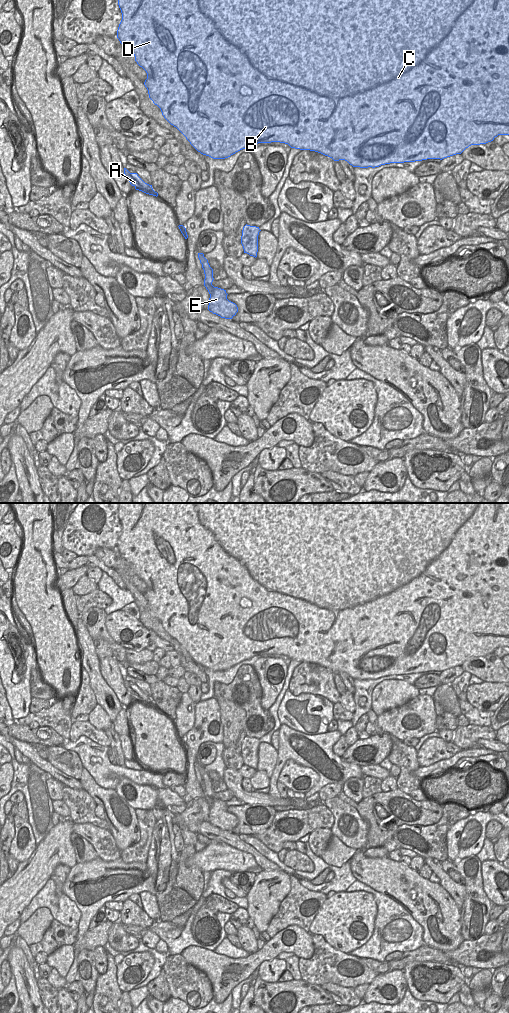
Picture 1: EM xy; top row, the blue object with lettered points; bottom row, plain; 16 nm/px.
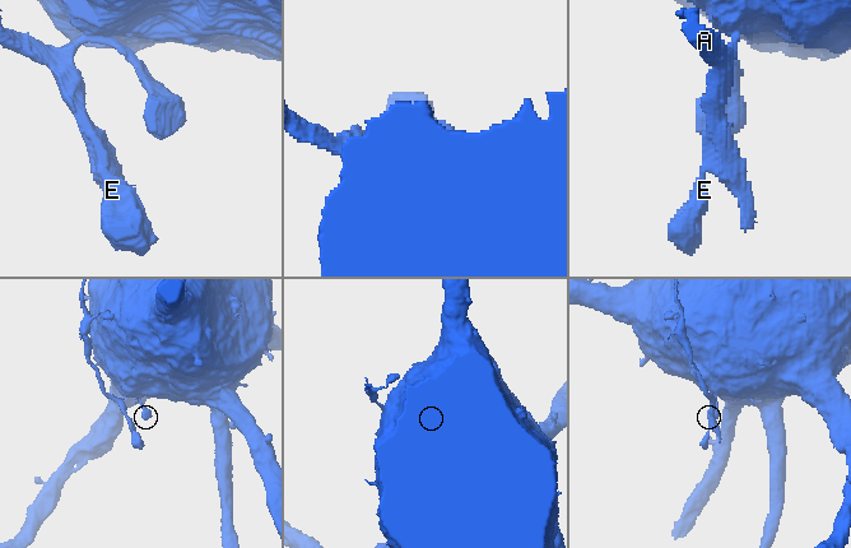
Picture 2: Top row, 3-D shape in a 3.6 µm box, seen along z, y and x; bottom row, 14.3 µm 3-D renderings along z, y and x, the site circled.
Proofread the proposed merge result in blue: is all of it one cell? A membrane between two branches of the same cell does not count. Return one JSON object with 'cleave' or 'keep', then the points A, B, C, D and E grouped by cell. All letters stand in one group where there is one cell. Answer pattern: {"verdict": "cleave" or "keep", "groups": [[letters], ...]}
{"verdict": "keep", "groups": [["A", "B", "C", "D", "E"]]}

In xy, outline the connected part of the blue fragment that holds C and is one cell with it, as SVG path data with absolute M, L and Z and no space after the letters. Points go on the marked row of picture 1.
M118 0L118 5L119 5L119 8L120 8L120 10L121 10L121 13L122 13L122 20L121 20L121 22L120 22L120 24L119 24L119 27L118 27L118 30L117 30L117 38L118 38L118 39L119 39L119 41L120 41L120 43L121 43L121 44L122 44L122 45L123 45L123 46L124 46L124 47L125 47L125 48L126 48L126 49L128 49L128 50L129 50L129 51L131 51L131 52L132 52L132 53L133 53L133 54L134 54L134 56L135 56L135 61L136 61L136 62L137 62L137 64L138 64L138 65L139 65L139 66L140 66L140 67L142 67L142 68L143 68L143 69L144 69L144 70L145 70L145 71L146 71L146 73L147 73L147 79L146 79L146 80L145 80L145 82L144 82L144 85L145 85L145 87L146 87L146 88L147 88L147 90L148 90L148 94L149 94L149 98L150 98L150 99L151 99L151 100L152 100L152 101L153 101L153 103L154 103L154 104L155 104L155 105L157 105L157 106L158 106L158 107L159 107L159 108L160 108L160 110L161 110L161 112L162 112L162 115L163 115L163 116L164 116L164 118L165 118L165 119L166 119L166 120L167 120L167 121L168 121L168 122L169 122L169 123L170 123L170 124L171 124L171 125L173 125L173 126L174 126L174 127L176 127L176 128L177 128L177 129L178 129L178 130L179 130L179 131L180 131L180 132L181 132L181 133L182 133L182 134L183 134L183 135L184 135L184 136L185 136L185 137L186 137L186 139L187 139L187 140L188 140L188 141L189 141L189 142L190 142L190 144L191 144L191 145L192 145L192 146L193 146L193 147L194 147L194 148L195 148L195 149L196 149L196 150L197 150L197 151L198 151L198 152L200 152L200 153L201 153L201 154L203 154L203 155L206 155L206 156L209 156L209 157L211 157L211 158L213 158L213 159L225 159L225 158L228 158L228 157L230 157L230 156L231 156L231 155L233 155L233 154L235 154L235 153L236 153L236 152L238 152L238 151L240 151L240 150L242 150L242 149L245 149L245 148L249 148L249 147L251 147L251 146L252 146L252 145L254 145L254 144L258 144L258 143L271 143L271 142L280 142L280 143L285 143L285 144L288 144L288 145L289 145L289 146L290 146L290 147L291 147L291 148L295 148L295 149L300 149L300 150L310 150L310 151L315 151L315 152L318 152L318 153L321 153L321 154L323 154L323 155L325 155L325 156L328 156L328 157L330 157L330 158L332 158L332 159L333 159L333 160L334 160L334 161L339 161L339 160L345 160L345 161L347 161L347 162L348 162L348 163L349 163L349 164L350 164L350 165L352 165L352 166L353 166L353 167L360 167L360 168L368 168L368 167L372 167L372 168L375 168L375 167L379 167L379 166L381 166L381 165L385 165L385 164L390 164L390 163L404 163L404 162L415 162L415 161L422 161L422 160L427 160L427 159L440 159L440 160L442 160L442 159L444 159L444 158L447 158L447 157L450 157L450 156L453 156L453 155L456 155L456 154L461 154L461 153L462 153L462 152L463 152L463 151L464 151L464 150L465 150L465 149L466 149L466 148L468 148L468 147L469 147L469 146L471 146L471 145L480 145L480 144L486 144L486 143L488 143L488 142L491 142L491 141L493 141L493 140L494 140L494 138L495 138L495 137L497 137L497 136L498 136L498 135L509 135L509 0Z

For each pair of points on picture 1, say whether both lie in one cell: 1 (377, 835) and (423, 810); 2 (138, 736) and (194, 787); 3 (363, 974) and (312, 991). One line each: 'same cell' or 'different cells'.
1: same cell
2: different cells
3: different cells

